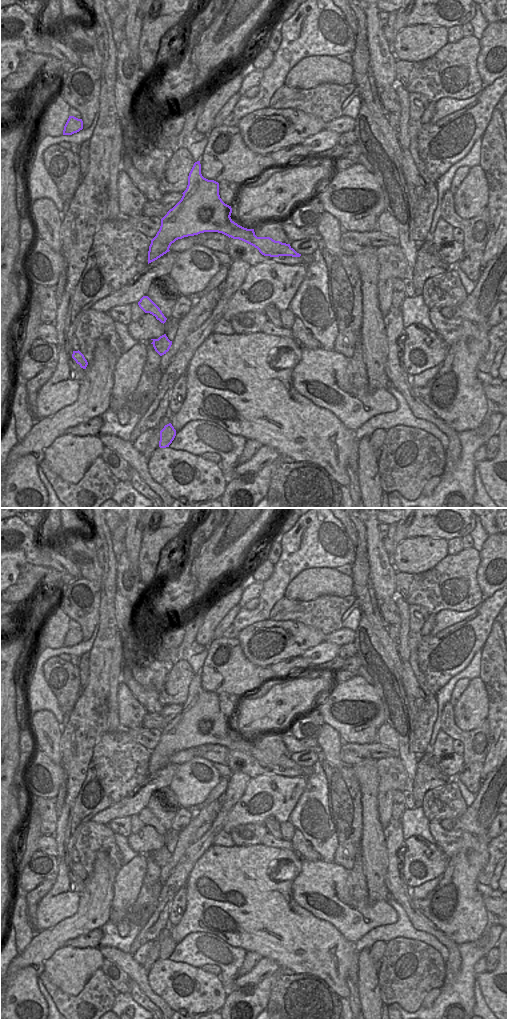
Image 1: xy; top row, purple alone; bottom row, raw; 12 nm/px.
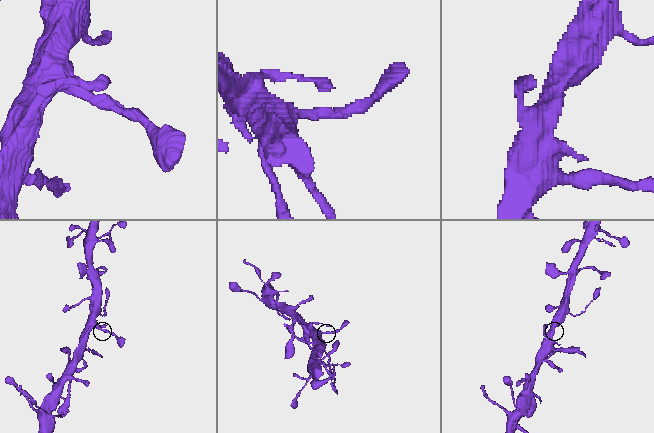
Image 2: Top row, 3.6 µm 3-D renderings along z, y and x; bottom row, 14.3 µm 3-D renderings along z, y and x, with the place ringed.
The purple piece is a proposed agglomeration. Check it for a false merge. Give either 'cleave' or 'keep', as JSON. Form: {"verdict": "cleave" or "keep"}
{"verdict": "cleave"}

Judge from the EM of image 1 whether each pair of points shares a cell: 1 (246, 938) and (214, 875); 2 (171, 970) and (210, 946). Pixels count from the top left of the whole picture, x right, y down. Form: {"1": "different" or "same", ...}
{"1": "same", "2": "different"}

